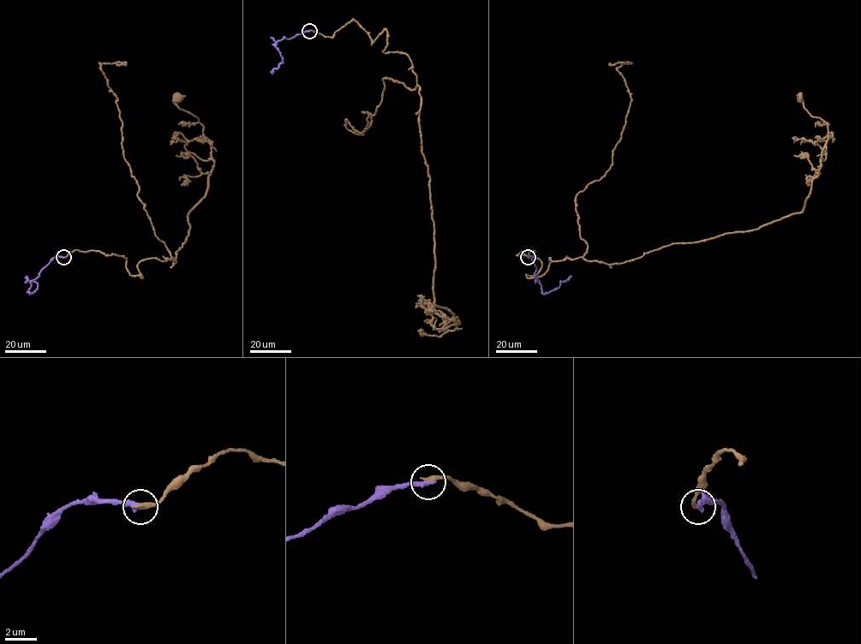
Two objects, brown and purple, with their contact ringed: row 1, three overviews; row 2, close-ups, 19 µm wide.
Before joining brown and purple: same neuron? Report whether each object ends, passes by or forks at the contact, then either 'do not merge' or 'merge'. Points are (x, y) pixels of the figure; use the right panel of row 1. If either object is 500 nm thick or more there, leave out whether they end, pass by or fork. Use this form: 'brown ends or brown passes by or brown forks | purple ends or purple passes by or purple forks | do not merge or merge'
brown ends | purple ends | do not merge

